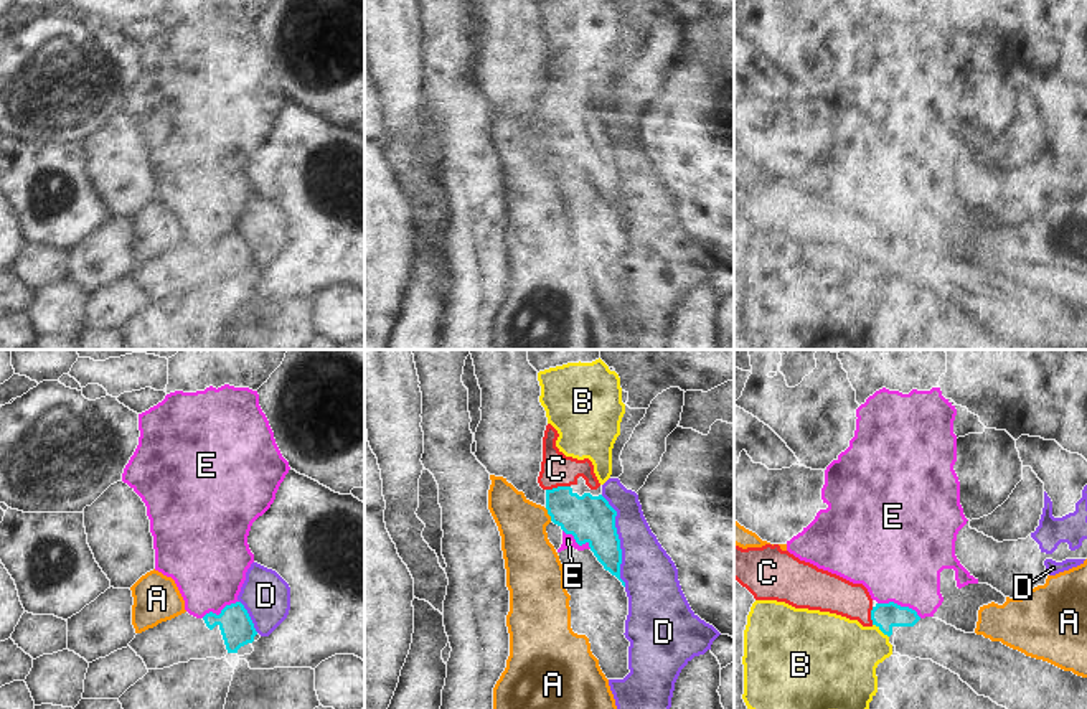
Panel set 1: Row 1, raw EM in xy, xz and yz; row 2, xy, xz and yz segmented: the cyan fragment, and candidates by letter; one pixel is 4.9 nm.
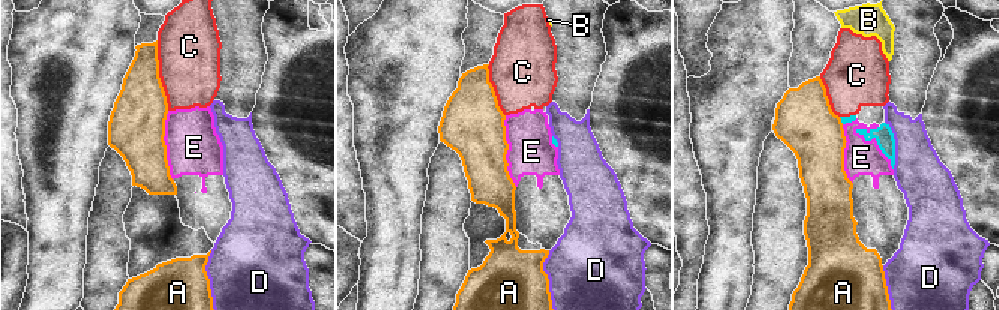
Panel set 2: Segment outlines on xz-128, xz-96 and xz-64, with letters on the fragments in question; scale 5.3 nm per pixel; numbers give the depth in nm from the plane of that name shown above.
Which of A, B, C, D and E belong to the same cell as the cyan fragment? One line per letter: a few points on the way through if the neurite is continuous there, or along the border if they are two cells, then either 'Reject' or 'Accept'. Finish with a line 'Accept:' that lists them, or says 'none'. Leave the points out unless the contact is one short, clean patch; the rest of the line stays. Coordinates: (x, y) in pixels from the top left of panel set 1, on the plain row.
A: Boundary: xz (545, 139), (551, 150). Reject
B: Boundary: yz (873, 254), (888, 267). Reject
C: Path across: xz (588, 149), (558, 117), (556, 99). Accept
D: Reject
E: Boundary: yz (878, 233), (908, 236), (921, 248). Reject
Accept: C

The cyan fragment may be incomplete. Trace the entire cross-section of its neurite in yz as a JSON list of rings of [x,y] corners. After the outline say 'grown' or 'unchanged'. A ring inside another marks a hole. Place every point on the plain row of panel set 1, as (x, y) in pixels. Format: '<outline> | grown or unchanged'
[[[734,175],[734,209],[746,218],[755,231],[777,231],[795,239],[836,244],[849,251],[858,251],[863,257],[876,256],[887,267],[892,265],[894,257],[914,257],[920,251],[915,241],[894,232],[874,236],[863,214],[853,214],[836,204],[800,191],[788,181],[782,181],[779,175],[747,180]]] | grown

